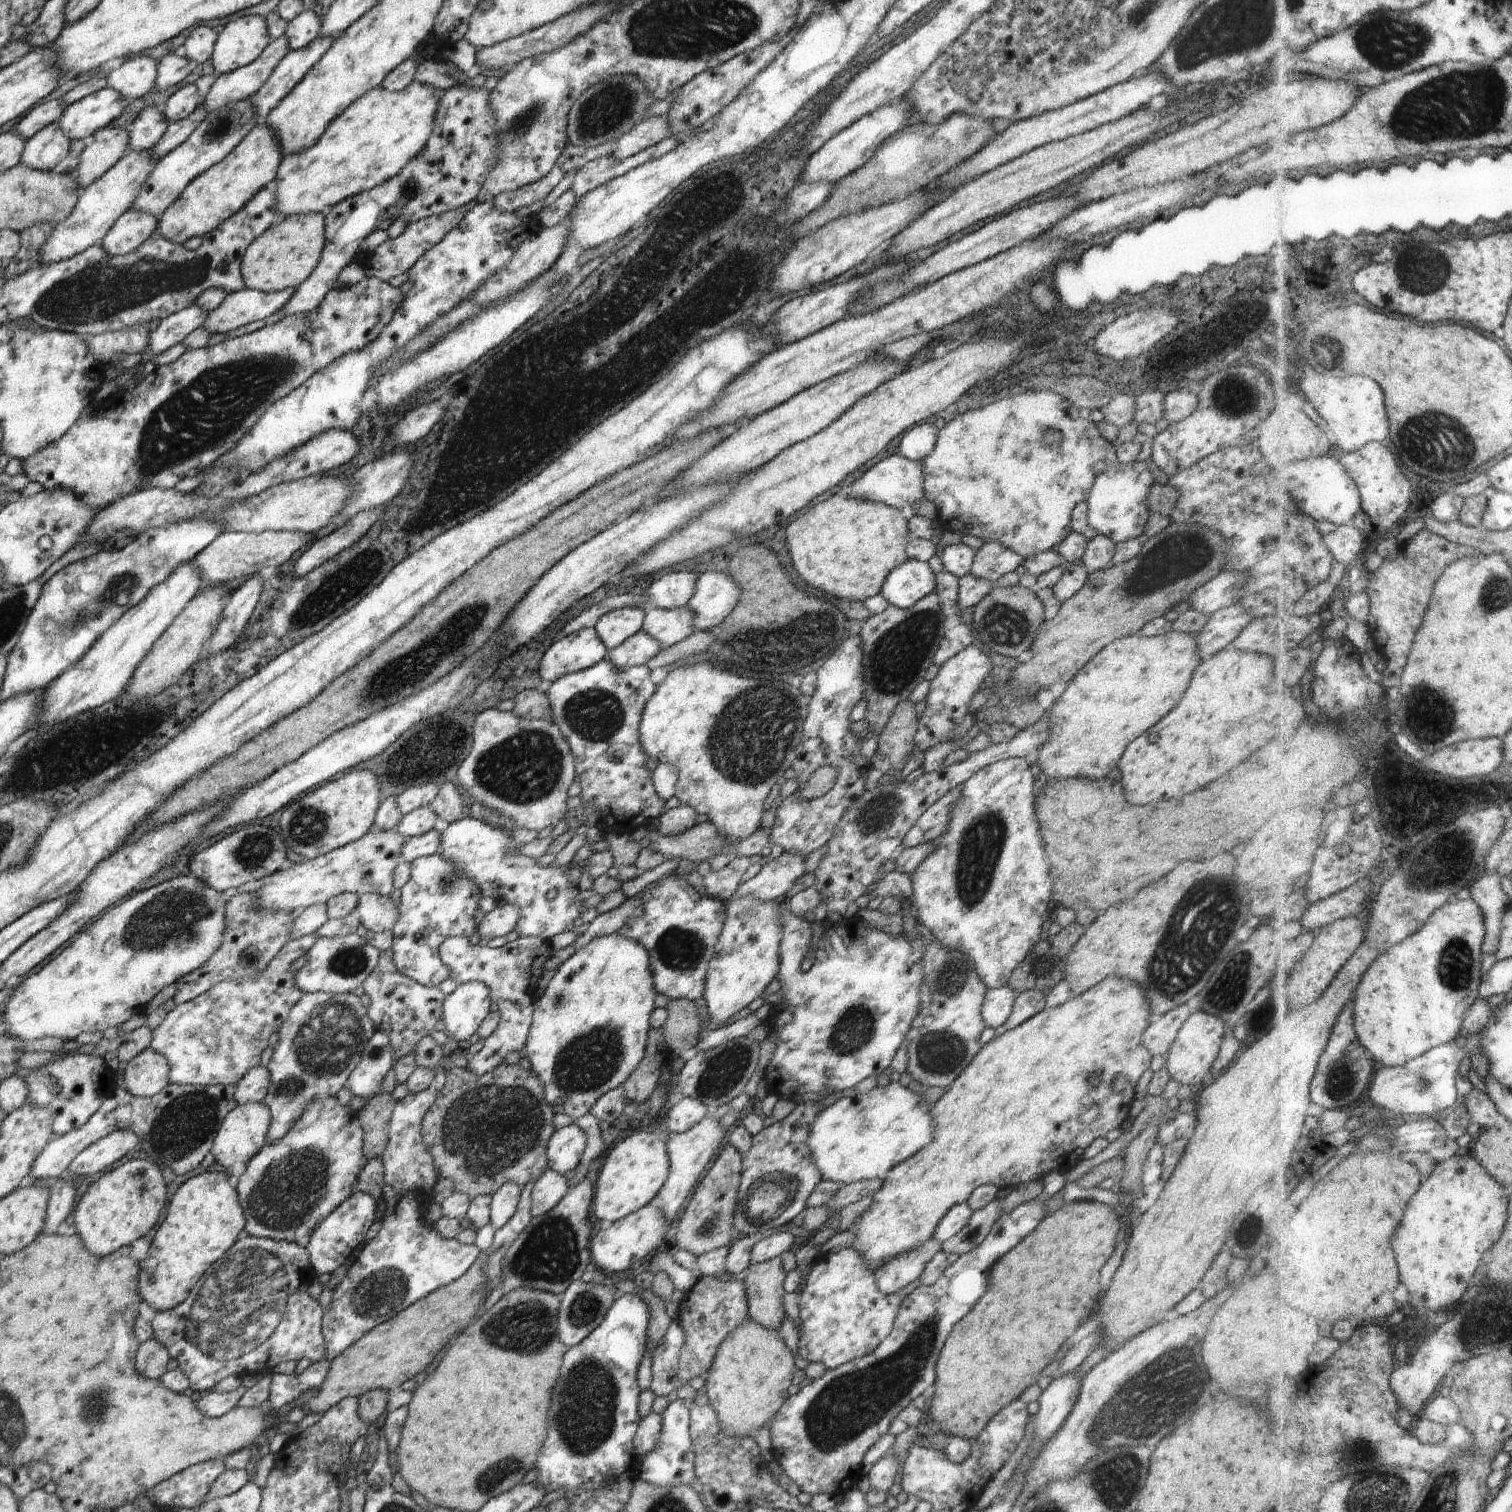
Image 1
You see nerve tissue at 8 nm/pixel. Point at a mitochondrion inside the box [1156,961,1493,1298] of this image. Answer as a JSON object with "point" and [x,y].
{"point":[1342,1080]}

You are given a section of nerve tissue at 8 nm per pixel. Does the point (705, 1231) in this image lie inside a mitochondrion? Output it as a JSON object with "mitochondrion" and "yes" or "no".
{"mitochondrion":"yes"}

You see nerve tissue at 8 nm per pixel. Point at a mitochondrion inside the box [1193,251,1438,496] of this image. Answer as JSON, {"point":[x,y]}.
{"point":[1231,401]}

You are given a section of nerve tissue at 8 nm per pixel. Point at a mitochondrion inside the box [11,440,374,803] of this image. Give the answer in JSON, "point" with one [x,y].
{"point":[121,587]}

